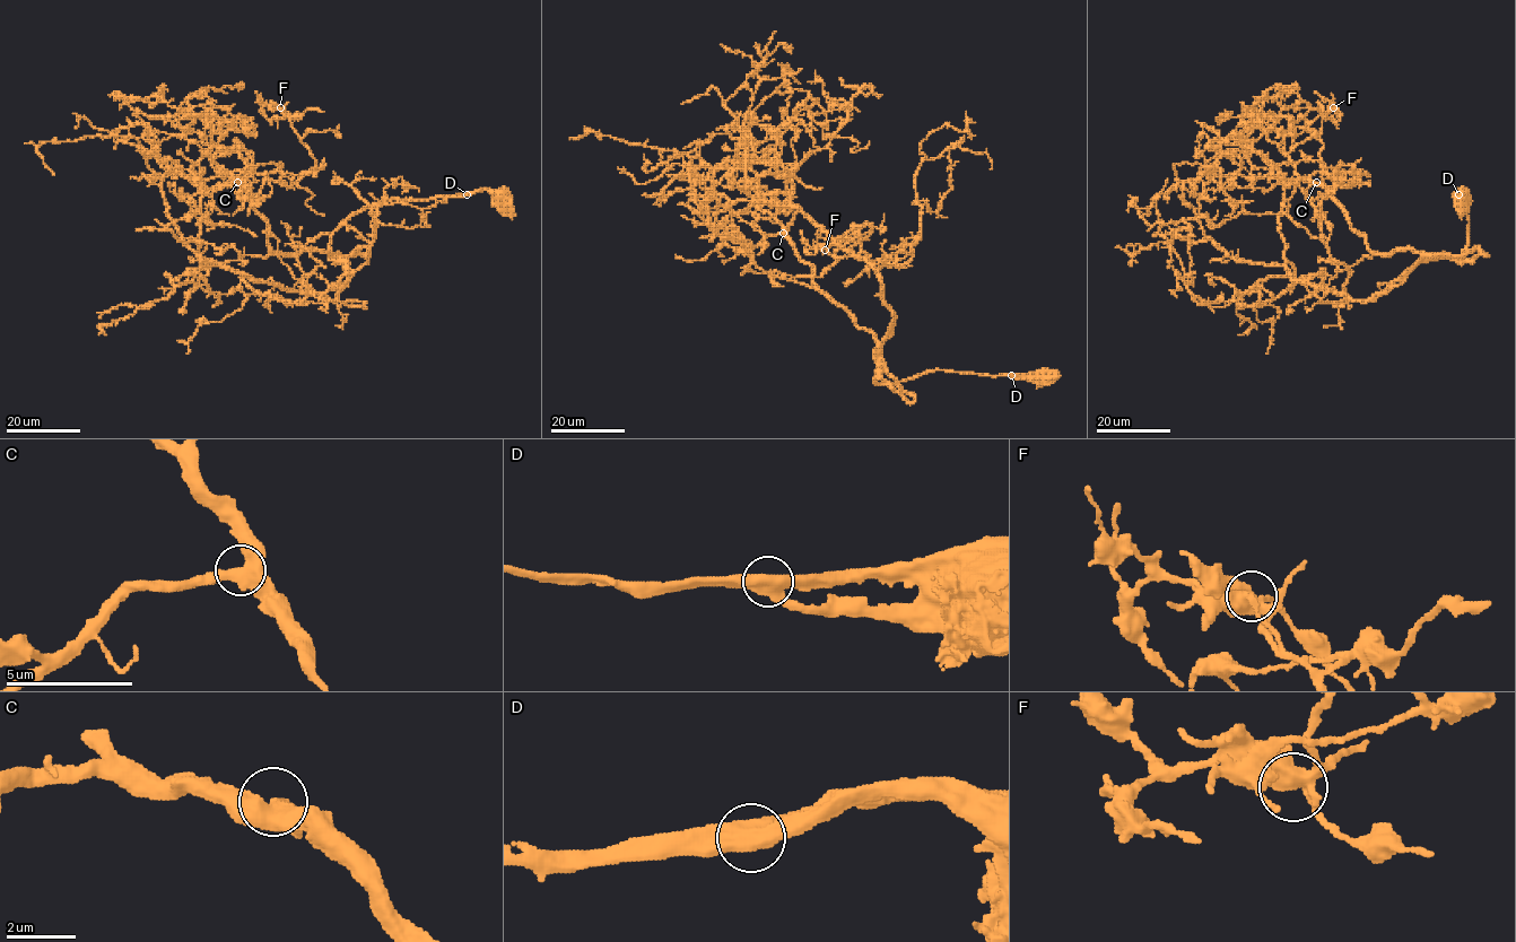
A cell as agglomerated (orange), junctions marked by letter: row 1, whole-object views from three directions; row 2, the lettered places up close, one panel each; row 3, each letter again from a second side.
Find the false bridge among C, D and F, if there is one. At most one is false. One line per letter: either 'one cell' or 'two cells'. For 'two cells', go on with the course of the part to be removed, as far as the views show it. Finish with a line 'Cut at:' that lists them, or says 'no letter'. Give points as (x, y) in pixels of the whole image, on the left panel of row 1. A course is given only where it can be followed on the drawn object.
C: one cell
D: one cell
F: one cell
Cut at: no letter

